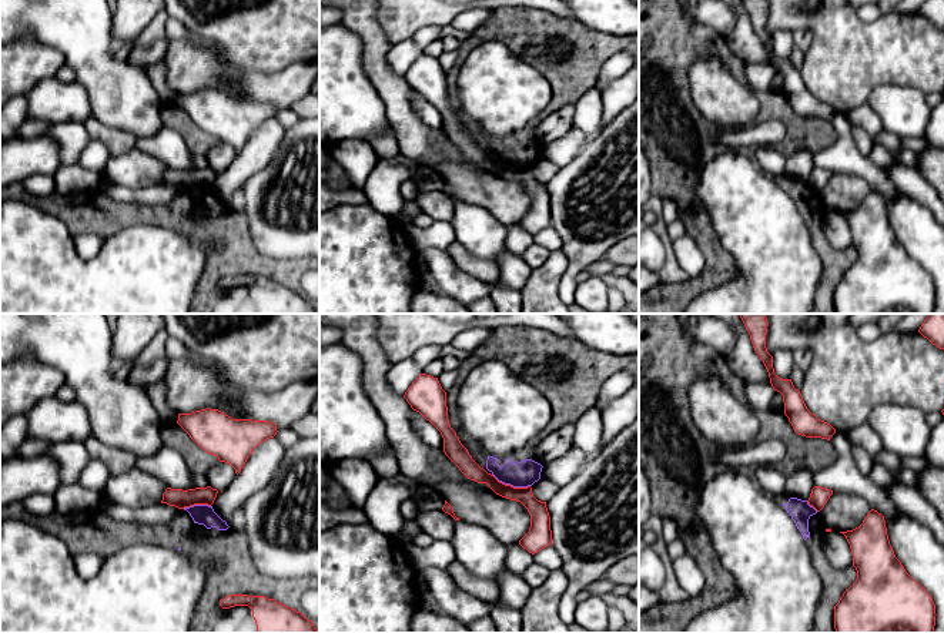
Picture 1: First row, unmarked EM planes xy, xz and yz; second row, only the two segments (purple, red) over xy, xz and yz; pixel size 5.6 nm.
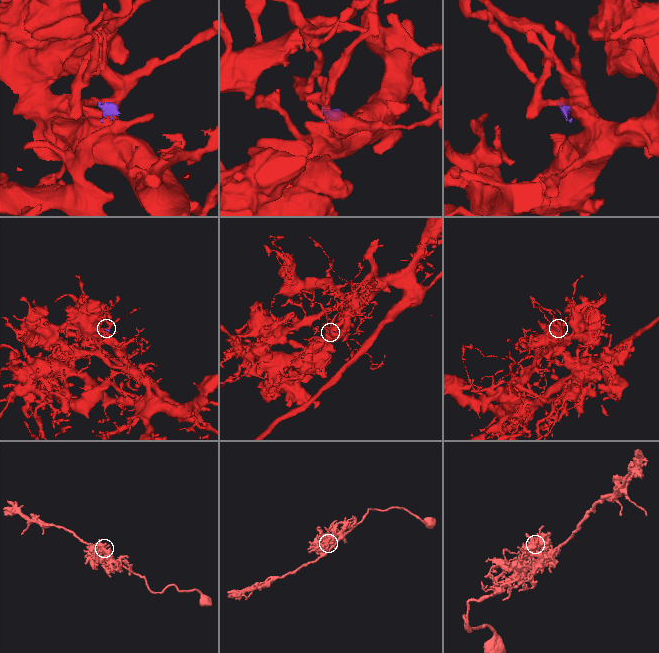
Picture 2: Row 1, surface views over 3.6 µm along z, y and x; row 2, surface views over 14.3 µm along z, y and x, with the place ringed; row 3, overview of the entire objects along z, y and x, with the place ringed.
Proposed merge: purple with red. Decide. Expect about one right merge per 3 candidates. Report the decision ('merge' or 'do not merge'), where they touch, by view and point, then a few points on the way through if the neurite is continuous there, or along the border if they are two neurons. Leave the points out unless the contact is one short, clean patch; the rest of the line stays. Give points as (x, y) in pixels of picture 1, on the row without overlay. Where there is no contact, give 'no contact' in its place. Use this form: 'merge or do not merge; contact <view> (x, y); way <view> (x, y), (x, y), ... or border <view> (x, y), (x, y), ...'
do not merge; contact xz (511, 166); border xz (492, 154), (505, 164), (529, 167)

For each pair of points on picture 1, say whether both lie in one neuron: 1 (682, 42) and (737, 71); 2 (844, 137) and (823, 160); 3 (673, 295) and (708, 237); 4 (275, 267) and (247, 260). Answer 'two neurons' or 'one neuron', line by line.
1: one neuron
2: one neuron
3: one neuron
4: one neuron

